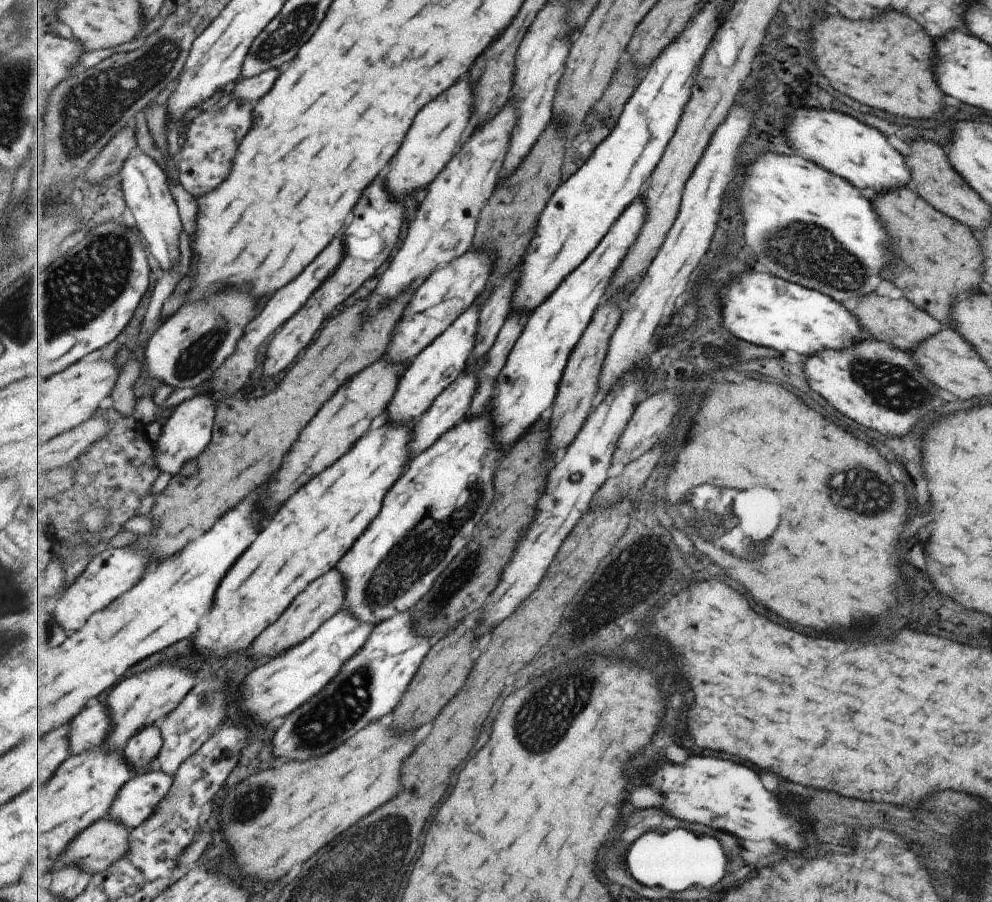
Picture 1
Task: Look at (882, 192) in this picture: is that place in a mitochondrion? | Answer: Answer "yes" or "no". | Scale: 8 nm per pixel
no

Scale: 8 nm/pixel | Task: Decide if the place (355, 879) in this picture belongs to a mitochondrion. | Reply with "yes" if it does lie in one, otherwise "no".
yes

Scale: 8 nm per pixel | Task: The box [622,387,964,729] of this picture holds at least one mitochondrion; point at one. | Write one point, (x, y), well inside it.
(889, 504)

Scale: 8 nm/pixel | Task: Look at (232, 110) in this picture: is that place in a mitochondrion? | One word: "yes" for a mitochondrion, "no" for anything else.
no

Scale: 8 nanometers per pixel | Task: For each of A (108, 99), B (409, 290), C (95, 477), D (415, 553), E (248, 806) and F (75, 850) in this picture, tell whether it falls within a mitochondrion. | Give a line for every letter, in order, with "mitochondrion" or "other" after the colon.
A: mitochondrion
B: other
C: mitochondrion
D: mitochondrion
E: mitochondrion
F: other

